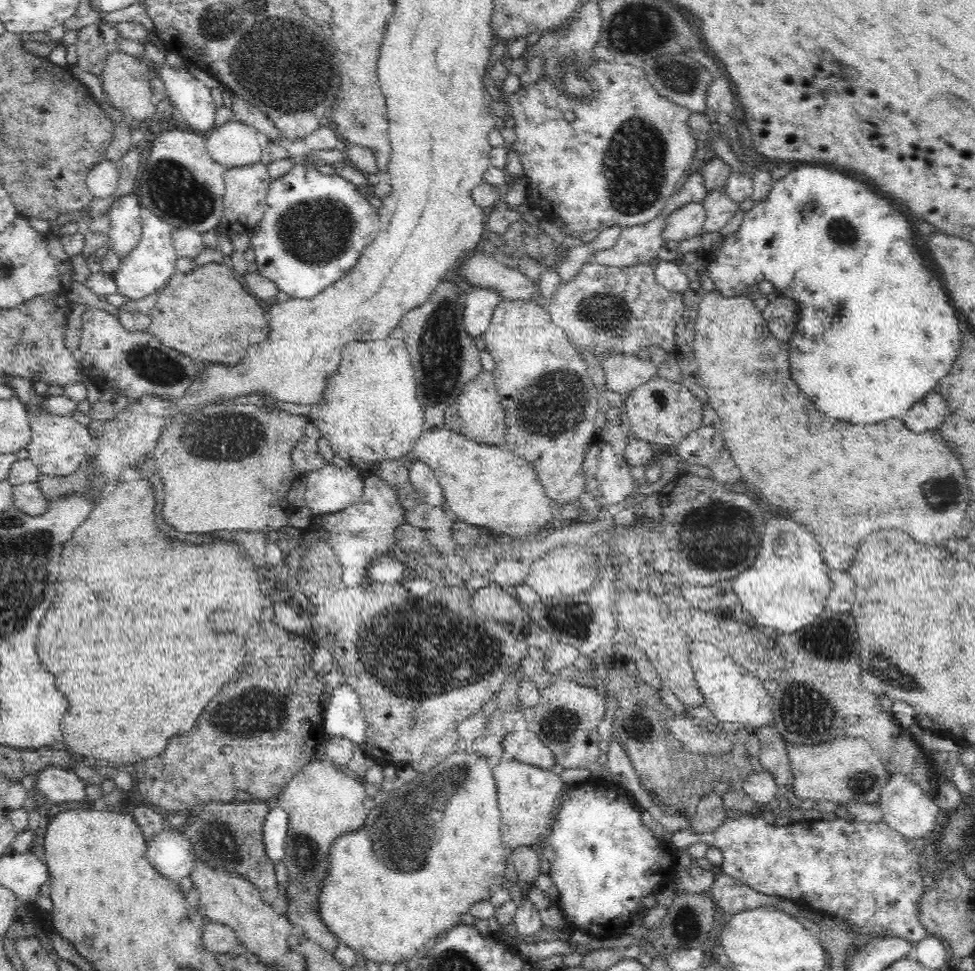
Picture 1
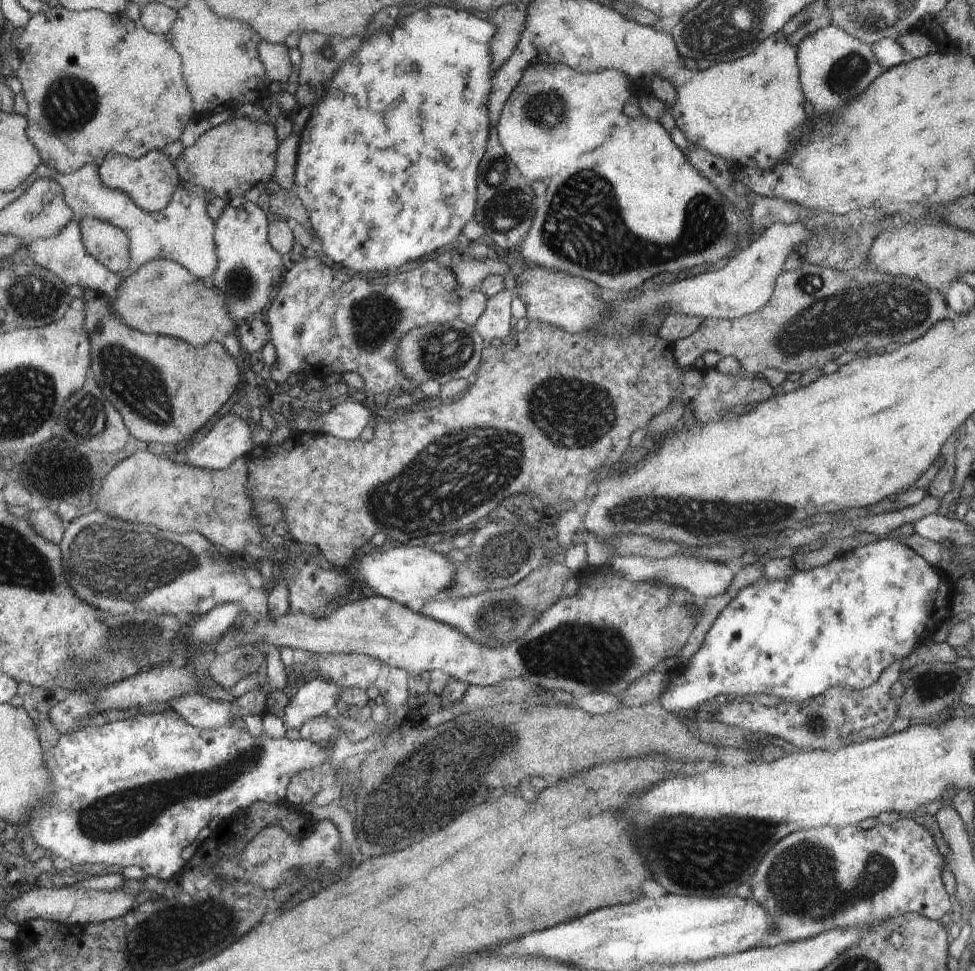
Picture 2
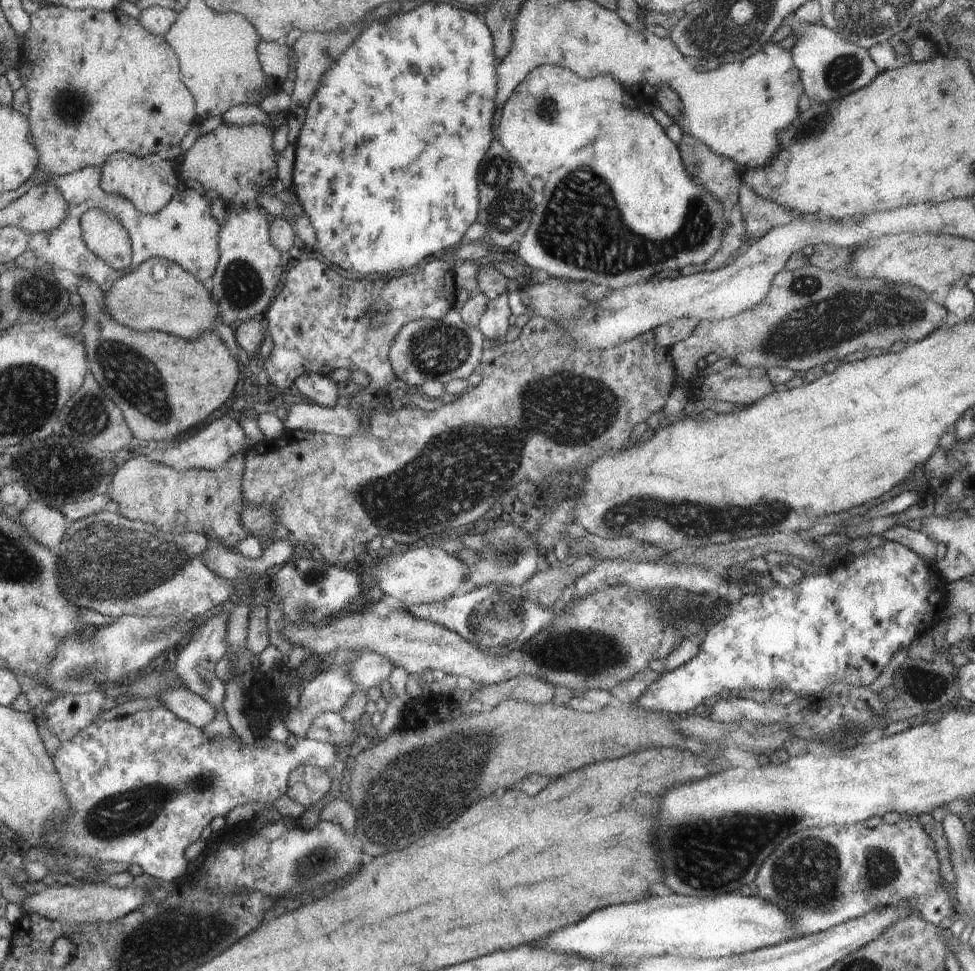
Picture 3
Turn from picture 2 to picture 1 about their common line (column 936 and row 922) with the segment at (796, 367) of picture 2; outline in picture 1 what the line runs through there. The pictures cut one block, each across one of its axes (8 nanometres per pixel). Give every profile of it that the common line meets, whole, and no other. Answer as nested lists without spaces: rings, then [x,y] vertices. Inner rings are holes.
[[[332,761],[308,762],[306,768],[301,769],[292,780],[282,788],[280,794],[275,797],[274,804],[281,807],[289,816],[288,834],[286,836],[286,854],[284,854],[285,867],[288,871],[289,885],[287,887],[287,908],[285,916],[288,920],[303,931],[303,936],[317,942],[326,952],[334,954],[340,940],[323,923],[318,910],[318,892],[322,880],[328,876],[328,855],[330,847],[338,836],[355,831],[366,821],[369,811],[364,807],[366,788],[363,781],[353,779],[339,770]]]

